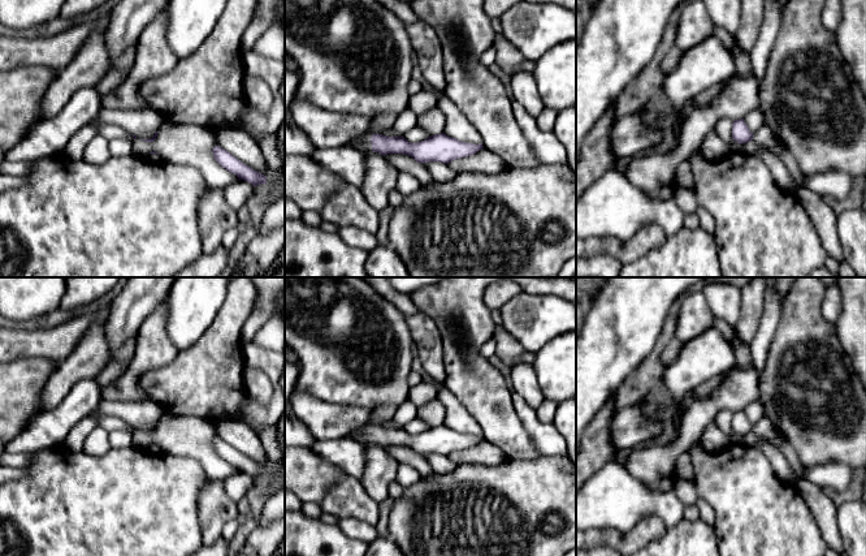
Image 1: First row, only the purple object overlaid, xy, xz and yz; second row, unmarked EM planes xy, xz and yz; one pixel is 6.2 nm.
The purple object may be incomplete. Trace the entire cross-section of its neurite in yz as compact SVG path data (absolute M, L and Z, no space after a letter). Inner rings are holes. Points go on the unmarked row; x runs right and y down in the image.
M744 410L732 414L732 430L735 434L742 436L753 431L753 424L749 422Z

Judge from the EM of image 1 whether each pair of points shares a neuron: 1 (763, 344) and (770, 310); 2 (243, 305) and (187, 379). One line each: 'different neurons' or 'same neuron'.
1: same neuron
2: same neuron

